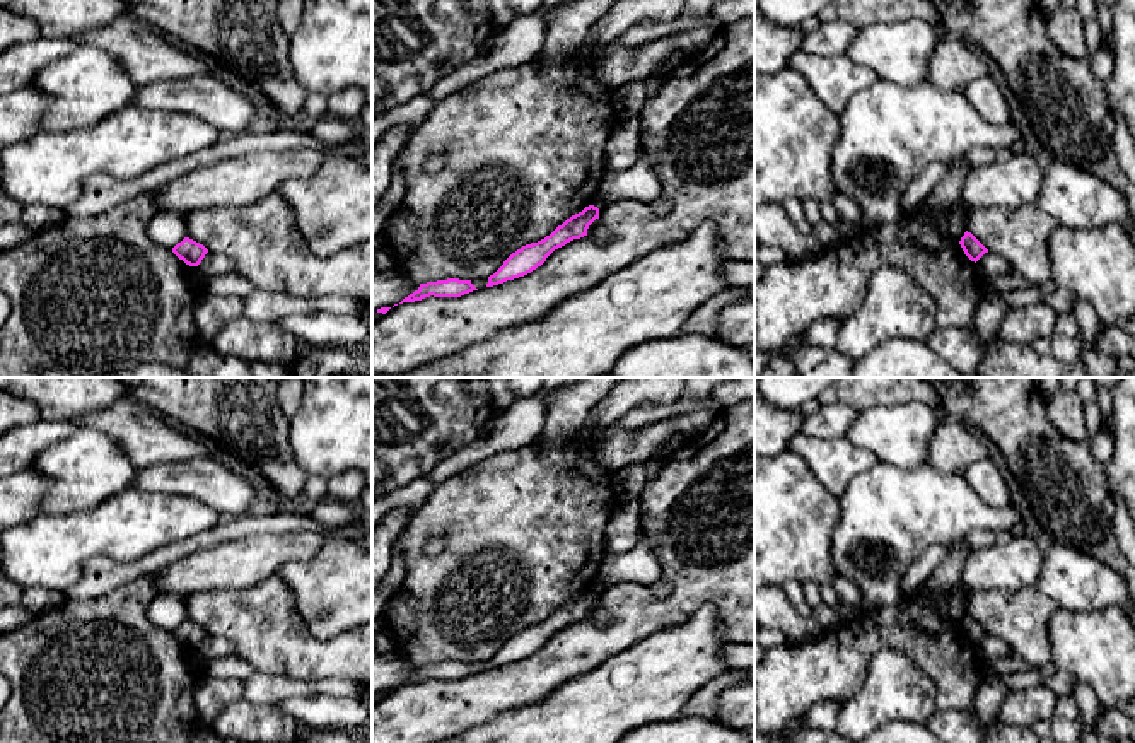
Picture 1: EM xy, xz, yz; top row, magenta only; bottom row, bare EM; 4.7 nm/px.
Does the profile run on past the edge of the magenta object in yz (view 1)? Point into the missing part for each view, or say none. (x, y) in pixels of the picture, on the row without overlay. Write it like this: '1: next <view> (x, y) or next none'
1: next none

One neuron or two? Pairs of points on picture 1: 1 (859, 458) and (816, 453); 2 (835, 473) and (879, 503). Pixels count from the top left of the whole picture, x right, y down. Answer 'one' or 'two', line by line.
1: one
2: two

